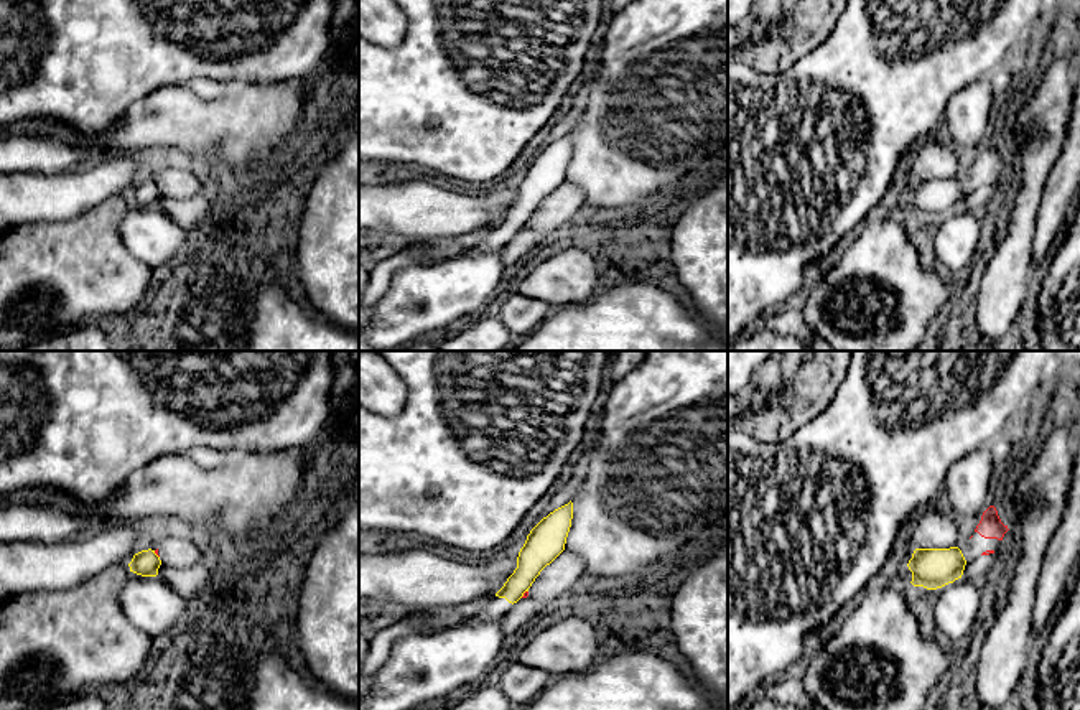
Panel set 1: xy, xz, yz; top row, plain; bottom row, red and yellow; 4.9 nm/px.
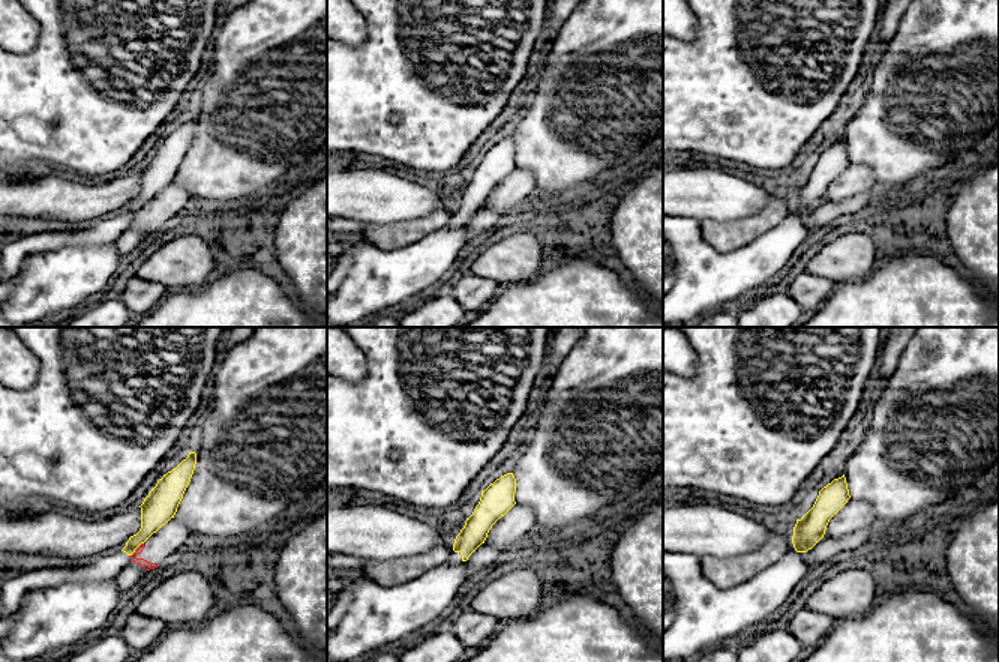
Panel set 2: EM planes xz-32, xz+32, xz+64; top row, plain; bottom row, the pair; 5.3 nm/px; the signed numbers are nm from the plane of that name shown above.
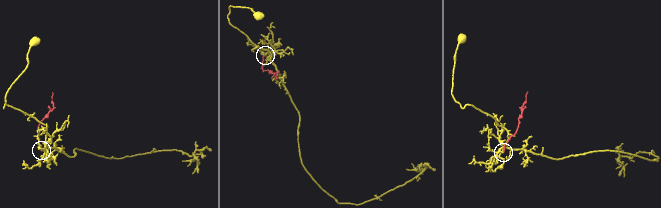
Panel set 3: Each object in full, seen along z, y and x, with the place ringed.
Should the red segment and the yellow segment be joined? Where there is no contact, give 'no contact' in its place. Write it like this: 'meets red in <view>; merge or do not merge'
meets red in xz; do not merge

